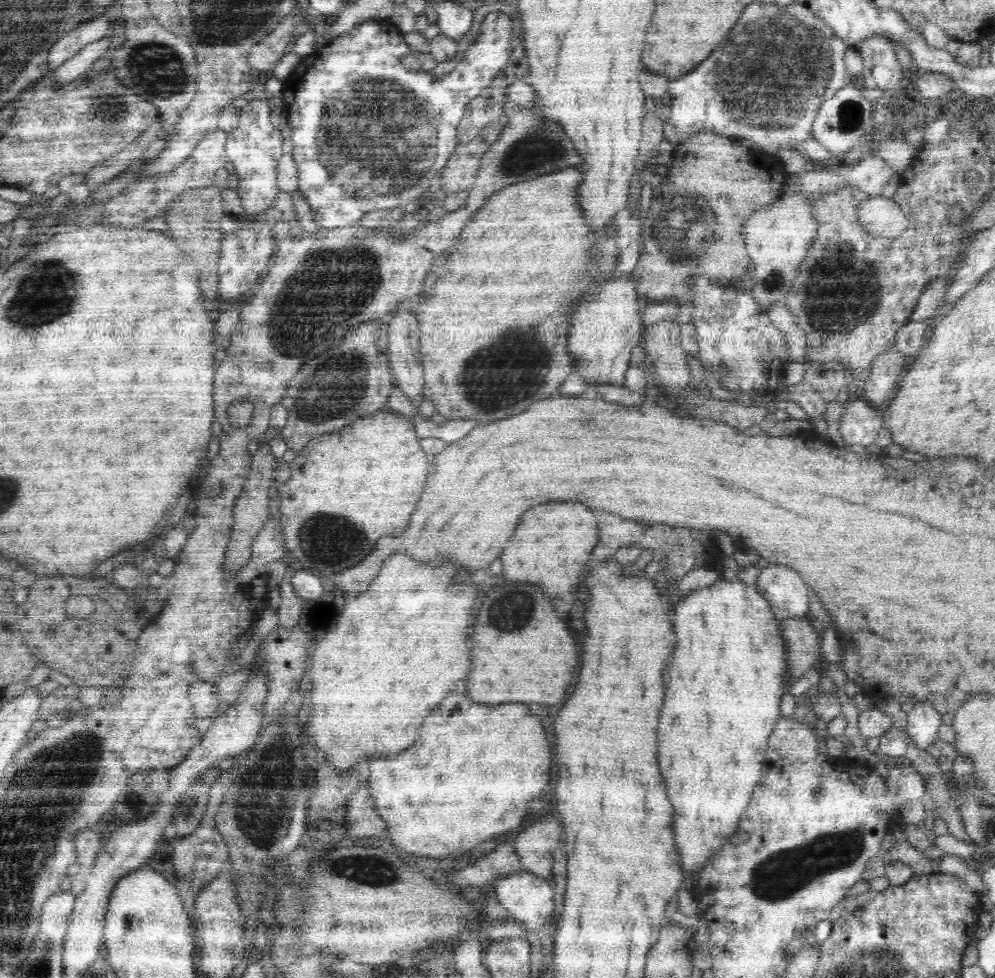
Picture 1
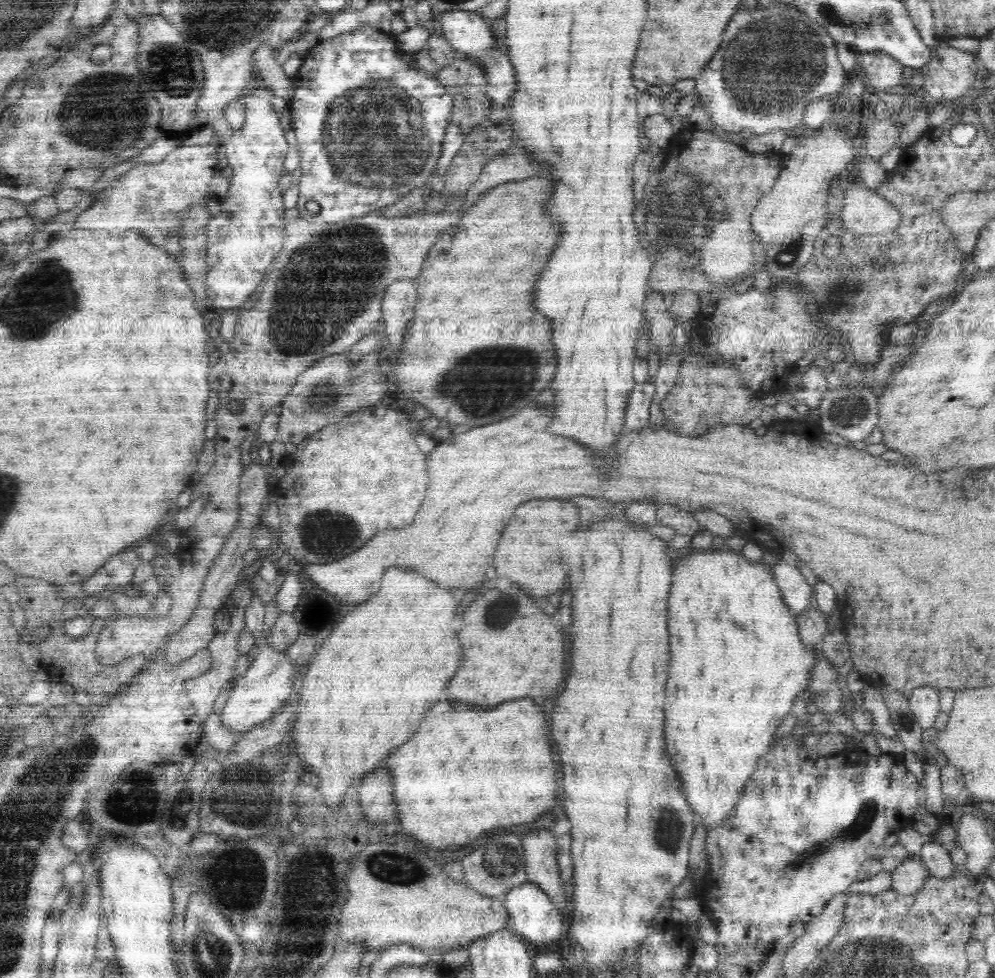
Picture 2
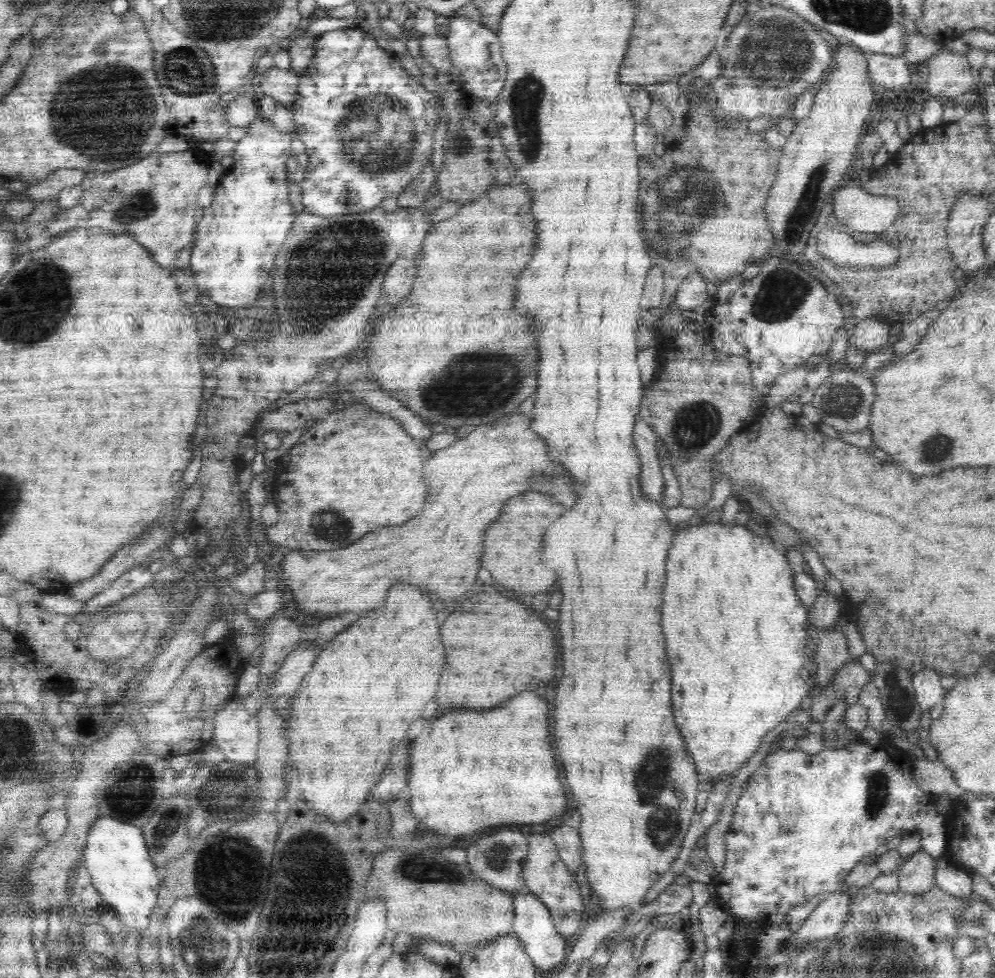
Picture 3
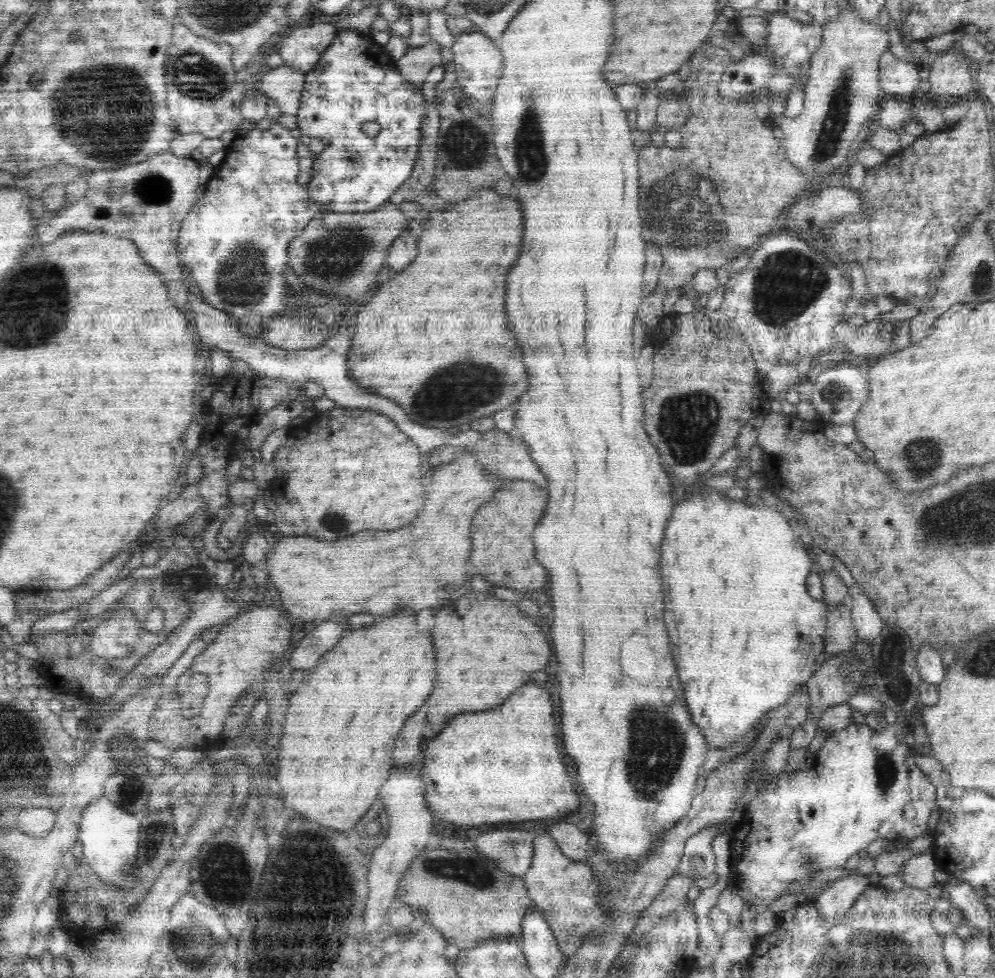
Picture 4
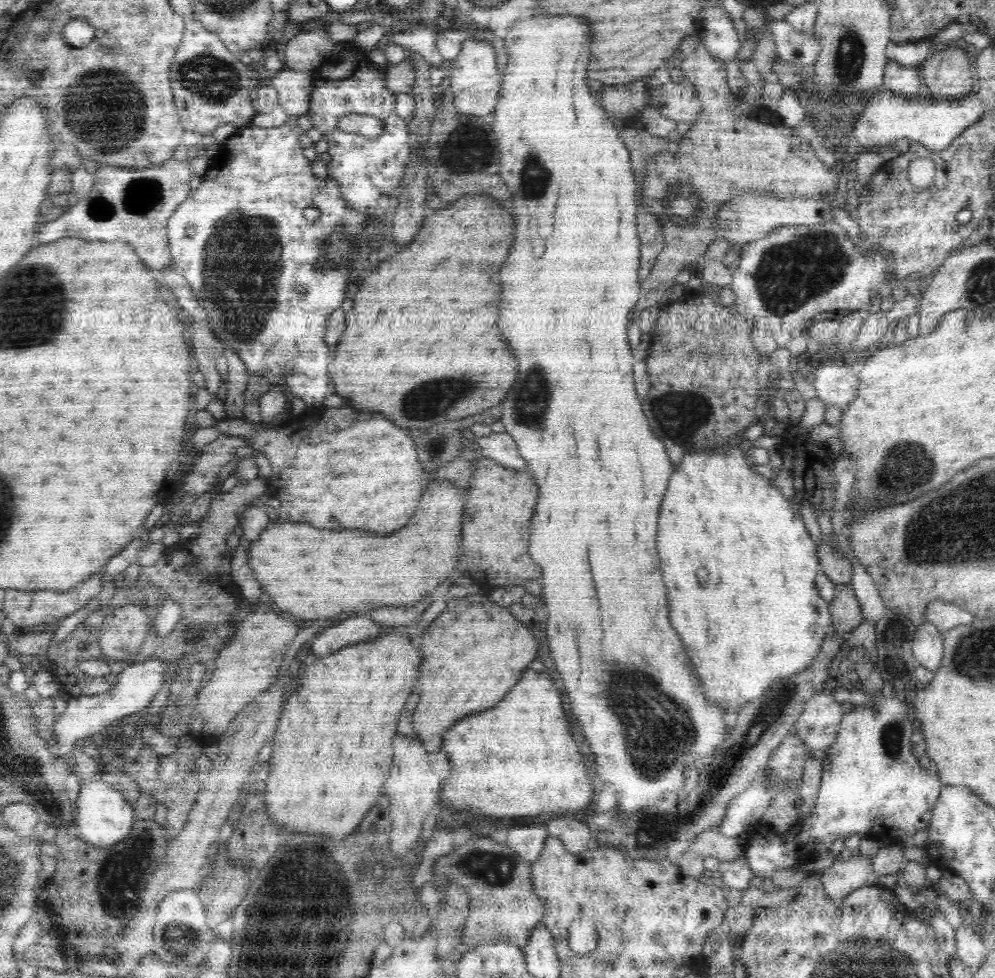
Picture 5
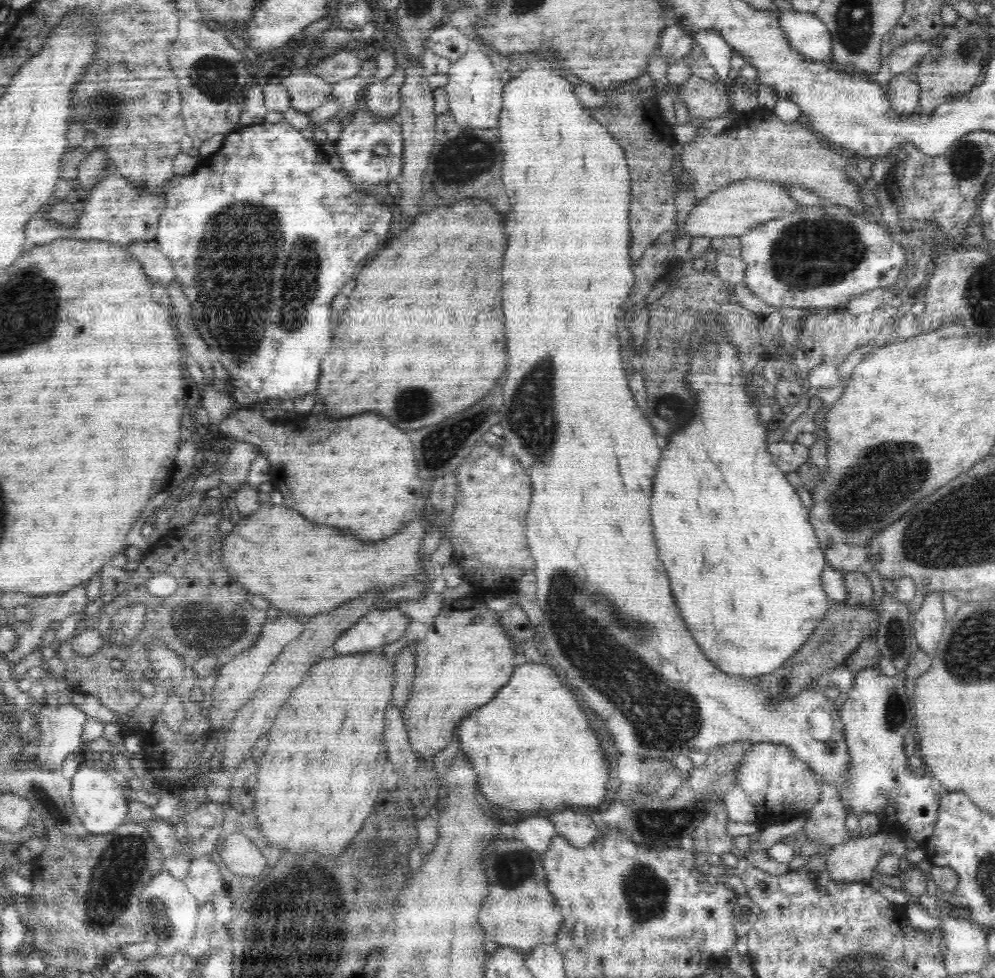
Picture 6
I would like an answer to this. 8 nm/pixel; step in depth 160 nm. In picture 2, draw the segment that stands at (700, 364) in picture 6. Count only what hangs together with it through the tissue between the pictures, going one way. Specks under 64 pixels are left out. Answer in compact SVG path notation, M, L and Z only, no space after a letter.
M709 548L706 551L696 551L683 558L676 570L672 570L672 590L667 602L668 630L670 630L670 670L666 684L666 706L664 706L664 736L668 758L672 758L672 766L680 774L680 782L684 784L684 798L687 798L691 811L700 818L707 830L718 827L734 810L736 802L748 779L754 774L759 758L771 747L776 728L786 714L791 712L793 702L798 699L810 682L812 670L819 655L818 649L806 646L800 640L796 616L788 610L781 597L775 577L760 564L748 564L742 556L730 550L716 551Z

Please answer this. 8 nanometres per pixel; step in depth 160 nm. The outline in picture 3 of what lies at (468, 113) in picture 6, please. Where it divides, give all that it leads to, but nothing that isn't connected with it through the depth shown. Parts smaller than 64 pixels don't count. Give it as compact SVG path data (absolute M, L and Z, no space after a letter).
M458 15L448 18L445 30L443 35L447 39L453 67L465 87L477 97L496 104L507 76L507 65L502 56L502 47L497 33L482 24L480 20L476 21Z

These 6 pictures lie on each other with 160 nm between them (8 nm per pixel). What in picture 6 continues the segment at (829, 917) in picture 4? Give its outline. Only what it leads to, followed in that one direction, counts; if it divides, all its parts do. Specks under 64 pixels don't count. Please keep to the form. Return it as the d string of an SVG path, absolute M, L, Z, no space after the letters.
M883 832L870 835L869 837L860 837L860 835L854 833L851 840L835 845L826 854L826 876L829 876L832 880L836 880L836 882L870 884L872 872L875 871L877 862L885 854L896 854L902 857L908 852L909 850L905 845L905 838L899 833Z

